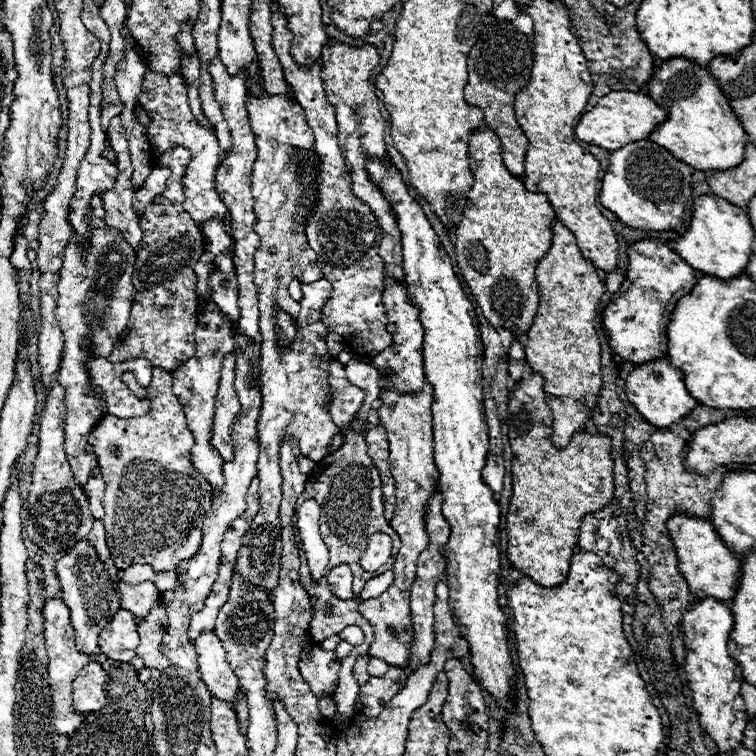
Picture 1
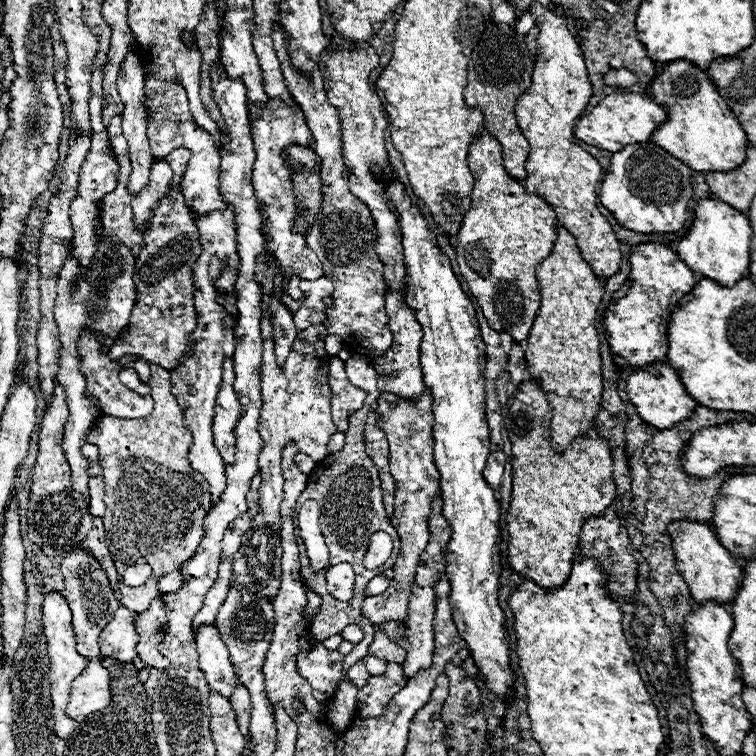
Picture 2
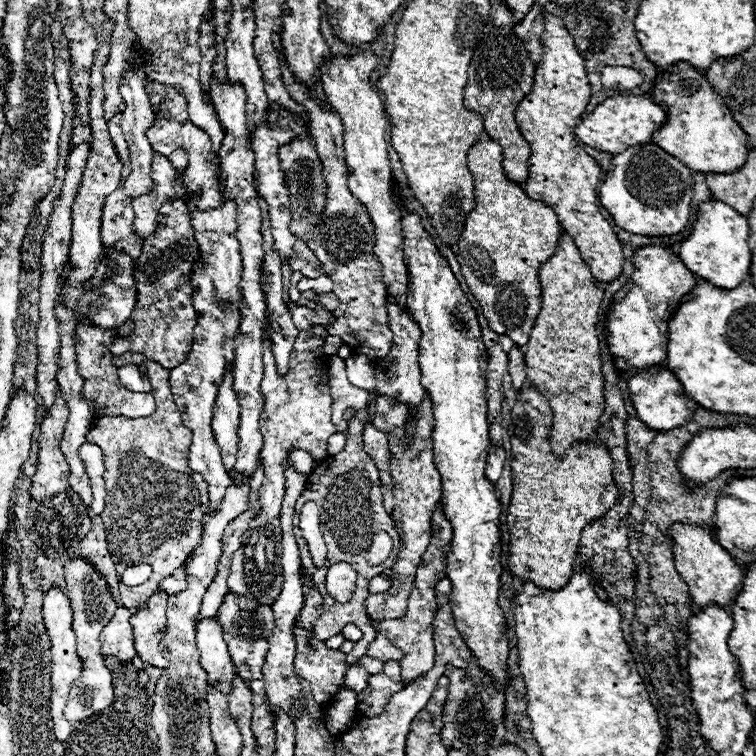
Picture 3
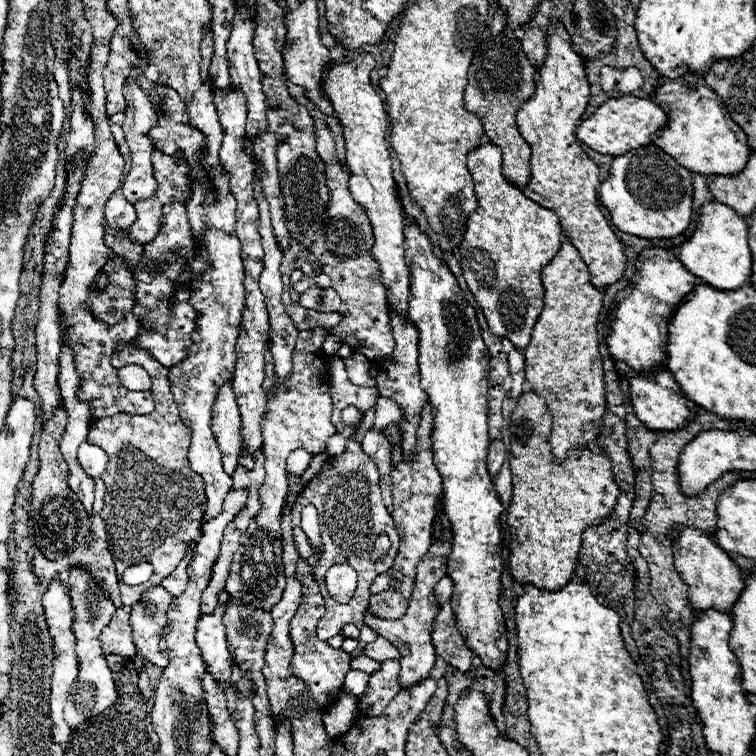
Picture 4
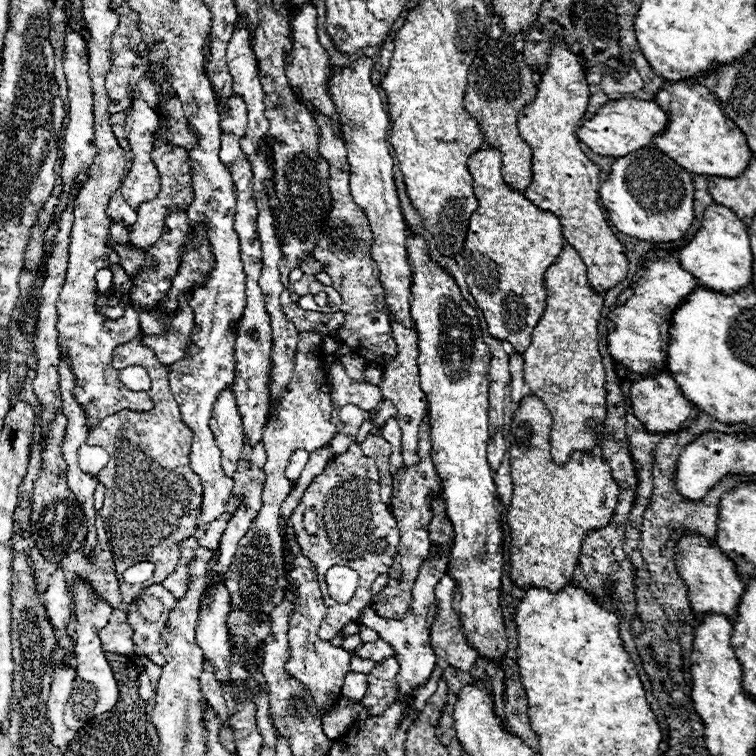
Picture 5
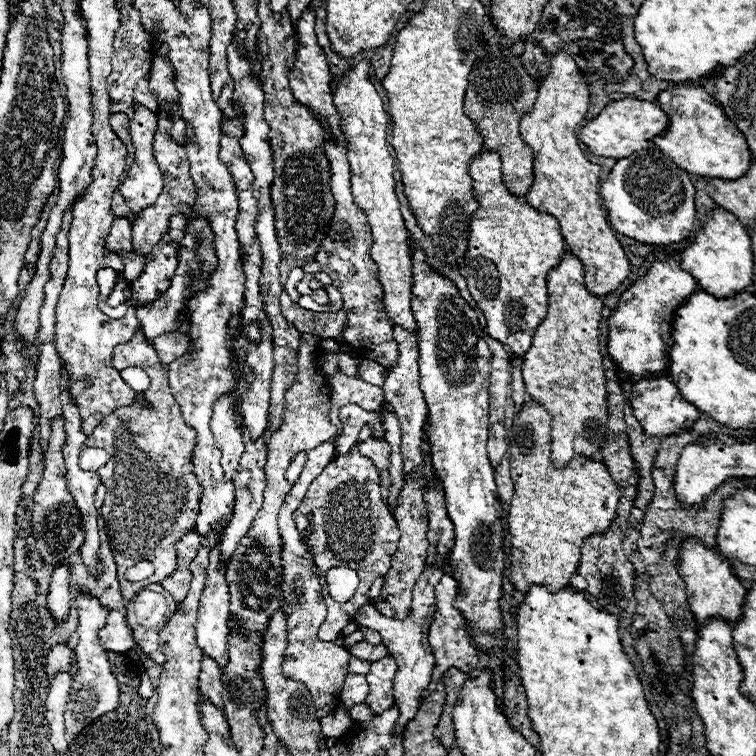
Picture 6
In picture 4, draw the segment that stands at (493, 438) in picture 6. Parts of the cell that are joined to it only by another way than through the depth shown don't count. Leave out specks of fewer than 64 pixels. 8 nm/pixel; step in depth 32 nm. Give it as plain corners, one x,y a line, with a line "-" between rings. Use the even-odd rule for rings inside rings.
496,440
490,442
490,446
488,446
488,472
490,472
492,480
498,476
504,460
506,460
506,448
504,448
504,444
496,442

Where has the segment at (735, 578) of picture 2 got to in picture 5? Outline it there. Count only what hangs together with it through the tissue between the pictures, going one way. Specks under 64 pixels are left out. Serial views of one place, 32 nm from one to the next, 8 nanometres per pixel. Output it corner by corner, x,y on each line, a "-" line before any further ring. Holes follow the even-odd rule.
686,530
684,536
678,540
674,556
678,574
688,586
688,600
692,602
692,610
698,614
698,618
704,618
704,614
712,610
716,610
716,614
728,614
728,618
734,618
736,606
746,590
746,584
740,580
740,574
736,574
734,562
726,558
724,552
718,550
718,546
710,544
704,536
690,530

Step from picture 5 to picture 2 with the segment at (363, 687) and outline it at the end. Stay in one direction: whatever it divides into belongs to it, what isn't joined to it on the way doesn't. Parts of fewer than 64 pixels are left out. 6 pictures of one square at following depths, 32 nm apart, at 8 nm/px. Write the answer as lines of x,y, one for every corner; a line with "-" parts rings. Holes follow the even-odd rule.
358,660
358,662
352,666
350,674
352,674
352,682
356,682
358,688
362,688
362,686
368,682
368,678
370,678
370,674
366,672
366,662
364,662
364,660

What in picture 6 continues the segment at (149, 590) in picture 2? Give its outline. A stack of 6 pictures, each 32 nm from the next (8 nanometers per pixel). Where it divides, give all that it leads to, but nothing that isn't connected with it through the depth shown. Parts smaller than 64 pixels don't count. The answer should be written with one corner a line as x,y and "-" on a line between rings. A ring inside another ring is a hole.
138,330
136,338
130,342
116,346
112,366
116,366
116,370
124,370
128,366
140,366
146,370
150,376
150,388
144,396
154,404
152,410
138,406
116,410
116,414
104,418
86,440
86,446
104,448
110,456
108,464
98,470
100,482
108,486
104,506
98,514
106,522
120,592
124,600
132,600
142,588
162,582
176,570
176,542
196,526
200,508
200,484
192,472
192,448
196,434
184,424
180,406
172,396
168,366
164,366
158,360
156,350
146,344
142,330
-
142,560
152,562
156,572
148,580
128,582
124,578
126,570

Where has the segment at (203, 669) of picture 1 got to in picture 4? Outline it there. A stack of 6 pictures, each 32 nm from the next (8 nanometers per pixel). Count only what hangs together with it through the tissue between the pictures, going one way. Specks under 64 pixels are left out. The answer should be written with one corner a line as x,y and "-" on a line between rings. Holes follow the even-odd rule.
228,592
220,594
220,606
212,616
202,616
196,626
196,642
202,652
204,666
208,674
216,680
216,684
226,690
232,678
232,656
226,644
226,632
222,624
224,604
228,600

